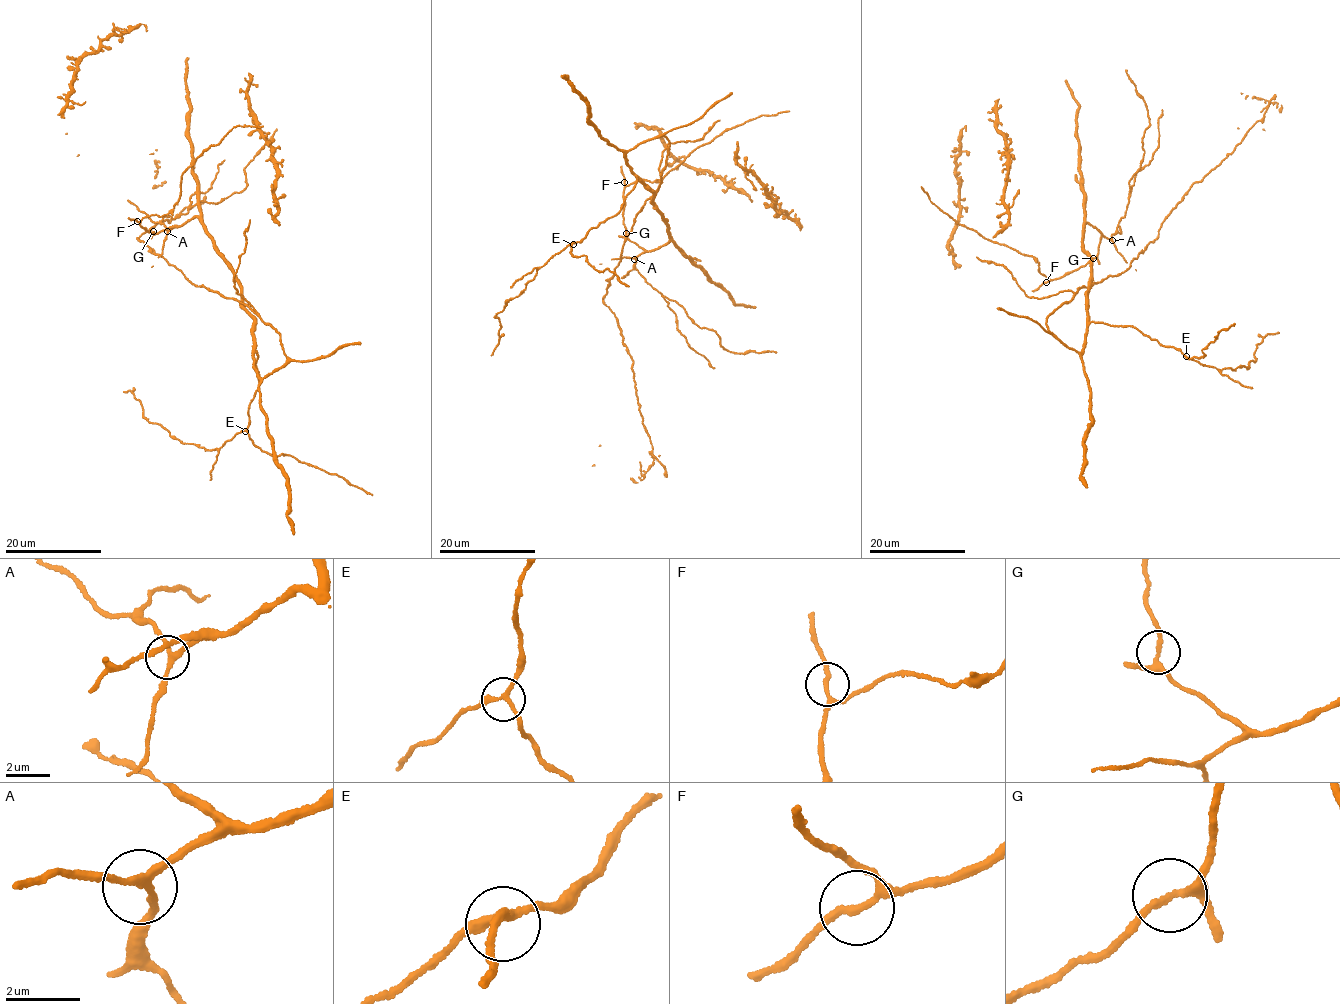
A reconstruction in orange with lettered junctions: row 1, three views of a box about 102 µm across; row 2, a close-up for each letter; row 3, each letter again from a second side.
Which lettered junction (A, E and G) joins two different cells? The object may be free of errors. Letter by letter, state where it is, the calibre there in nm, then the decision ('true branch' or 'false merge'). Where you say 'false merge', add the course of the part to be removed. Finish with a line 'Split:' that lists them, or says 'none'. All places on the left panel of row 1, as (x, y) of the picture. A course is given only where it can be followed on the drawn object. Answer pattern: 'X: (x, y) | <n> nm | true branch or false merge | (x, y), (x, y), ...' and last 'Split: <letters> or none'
A: (167, 231) | 190 nm | true branch
E: (245, 431) | 200 nm | true branch
G: (153, 231) | 200 nm | true branch
Split: none

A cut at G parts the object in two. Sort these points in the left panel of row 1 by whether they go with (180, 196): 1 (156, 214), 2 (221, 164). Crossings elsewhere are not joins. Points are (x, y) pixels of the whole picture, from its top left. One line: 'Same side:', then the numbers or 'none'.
Same side: 1

